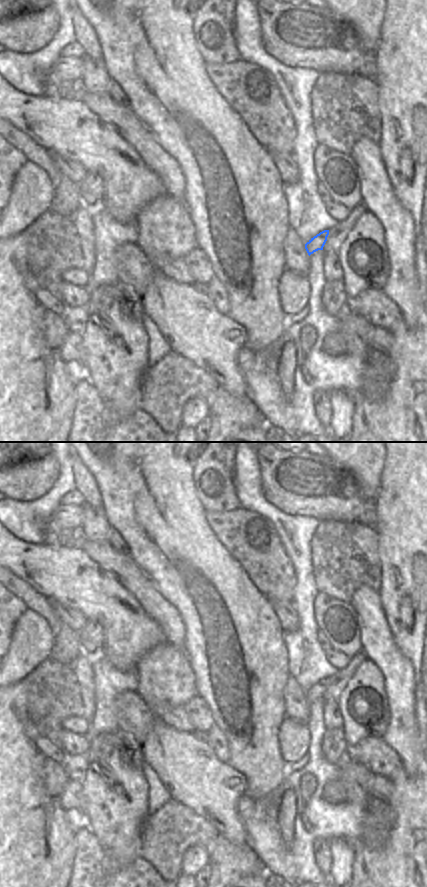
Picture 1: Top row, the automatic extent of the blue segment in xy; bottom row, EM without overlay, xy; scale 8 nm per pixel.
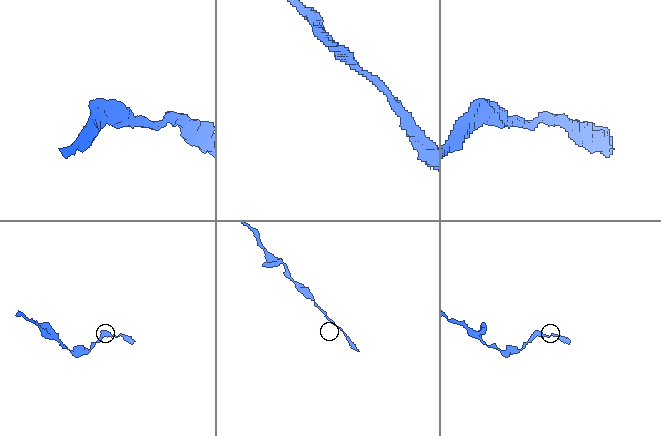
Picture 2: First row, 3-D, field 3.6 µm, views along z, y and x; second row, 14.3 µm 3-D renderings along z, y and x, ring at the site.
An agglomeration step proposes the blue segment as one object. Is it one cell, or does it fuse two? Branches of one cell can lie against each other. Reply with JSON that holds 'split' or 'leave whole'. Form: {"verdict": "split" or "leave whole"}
{"verdict": "leave whole"}

